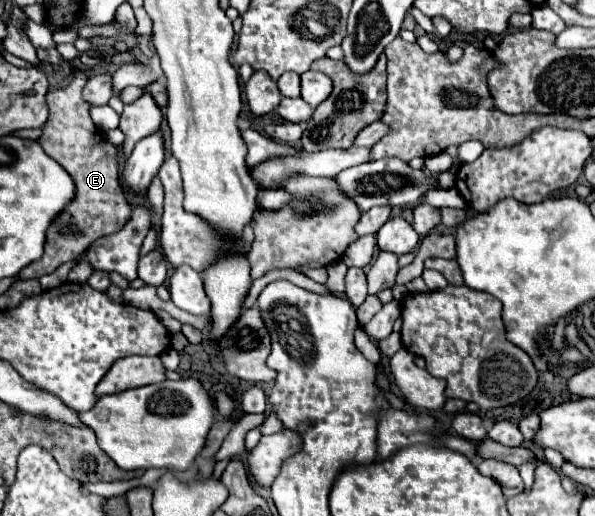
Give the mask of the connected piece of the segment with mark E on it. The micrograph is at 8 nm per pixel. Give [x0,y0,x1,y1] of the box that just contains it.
[19,44,131,280]

